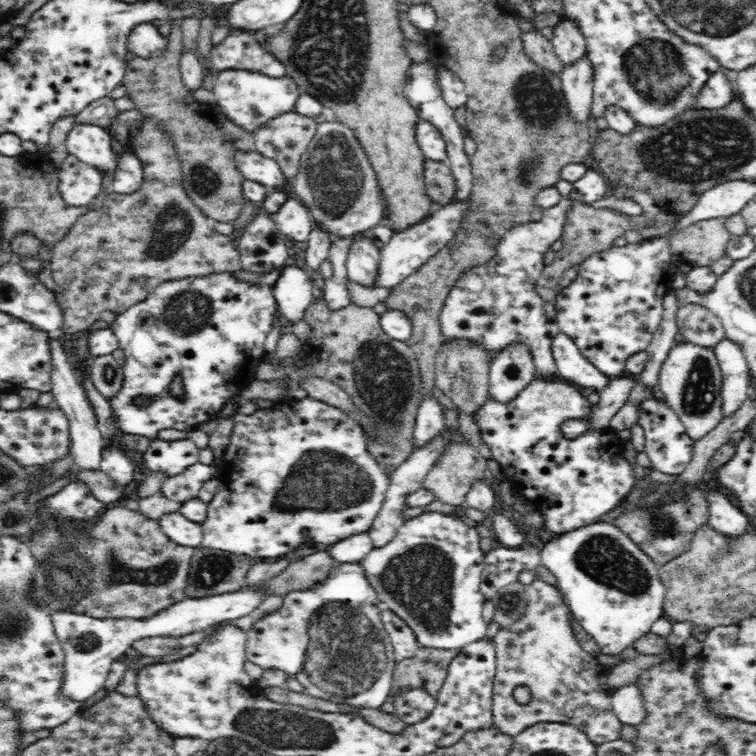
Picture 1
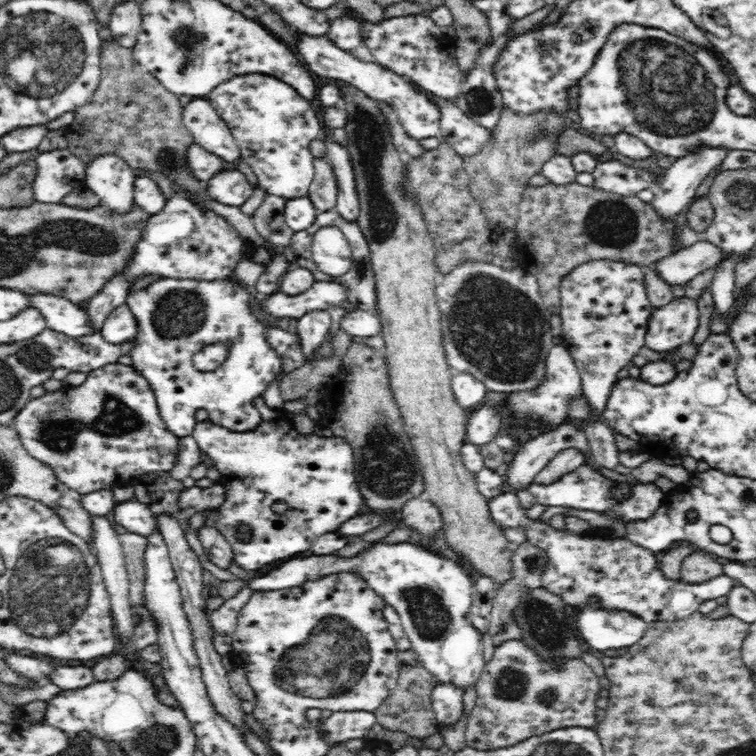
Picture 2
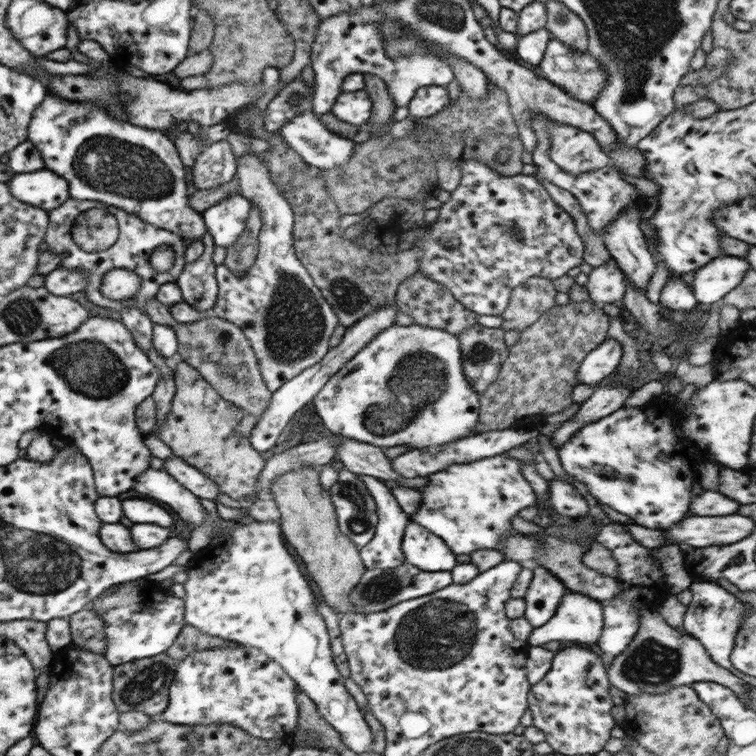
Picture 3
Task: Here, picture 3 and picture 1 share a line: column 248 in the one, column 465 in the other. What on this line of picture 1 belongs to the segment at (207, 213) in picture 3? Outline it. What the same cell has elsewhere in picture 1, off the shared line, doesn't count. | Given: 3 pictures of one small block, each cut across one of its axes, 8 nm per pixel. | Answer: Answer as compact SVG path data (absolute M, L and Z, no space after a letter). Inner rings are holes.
M458 200L443 205L435 213L430 214L420 224L414 224L406 230L398 231L380 250L381 258L375 278L375 286L393 288L405 278L414 274L428 259L434 258L440 250L444 250L447 242L459 231L461 220L469 211L469 200Z

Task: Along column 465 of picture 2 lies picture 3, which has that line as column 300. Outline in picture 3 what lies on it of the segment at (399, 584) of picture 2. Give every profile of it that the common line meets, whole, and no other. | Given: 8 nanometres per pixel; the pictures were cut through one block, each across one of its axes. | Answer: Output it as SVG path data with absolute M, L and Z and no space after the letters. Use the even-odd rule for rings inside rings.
M252 522L236 526L227 532L222 530L216 534L209 546L202 549L193 560L186 563L188 581L183 585L186 595L184 602L184 620L199 628L207 635L218 636L259 648L284 668L284 672L297 686L312 699L317 711L326 722L330 723L342 738L346 747L356 754L372 751L372 734L364 714L358 708L354 697L348 693L343 676L334 663L334 655L330 649L330 635L322 615L314 610L315 595L310 588L300 566L294 556L286 549L285 539L280 524L276 522Z

